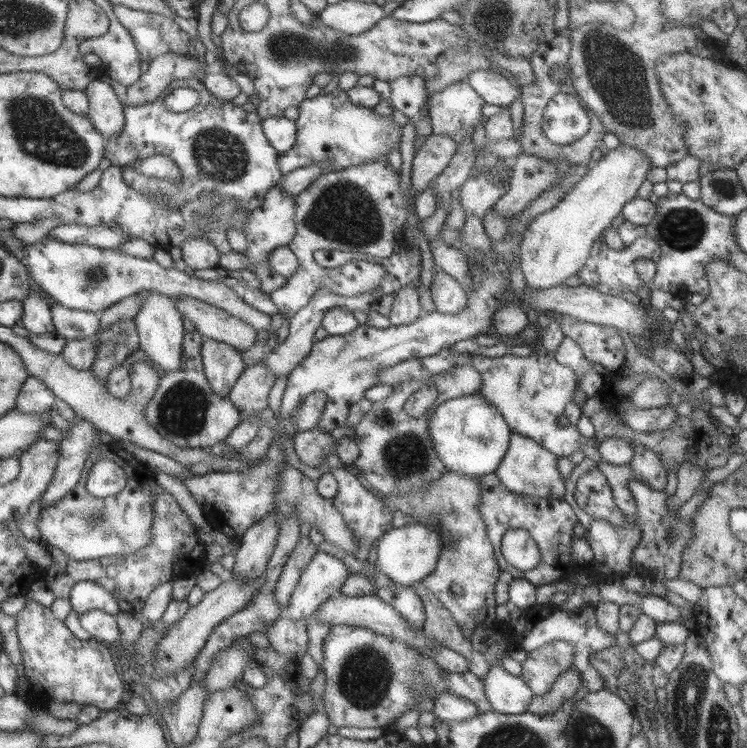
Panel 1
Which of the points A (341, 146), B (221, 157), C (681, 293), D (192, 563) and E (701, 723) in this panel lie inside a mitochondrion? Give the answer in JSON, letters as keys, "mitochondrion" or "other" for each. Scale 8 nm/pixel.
{"A":"mitochondrion","B":"mitochondrion","C":"other","D":"other","E":"mitochondrion"}

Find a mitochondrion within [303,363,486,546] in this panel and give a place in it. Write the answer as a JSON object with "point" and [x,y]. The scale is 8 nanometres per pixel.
{"point":[403,456]}

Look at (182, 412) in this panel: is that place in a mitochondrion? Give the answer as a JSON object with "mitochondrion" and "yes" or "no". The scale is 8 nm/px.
{"mitochondrion":"yes"}

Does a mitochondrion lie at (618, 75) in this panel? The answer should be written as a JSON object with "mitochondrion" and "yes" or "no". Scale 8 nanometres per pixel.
{"mitochondrion":"yes"}

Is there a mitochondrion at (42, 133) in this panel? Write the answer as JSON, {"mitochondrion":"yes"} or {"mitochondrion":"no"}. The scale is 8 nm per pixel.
{"mitochondrion":"yes"}

